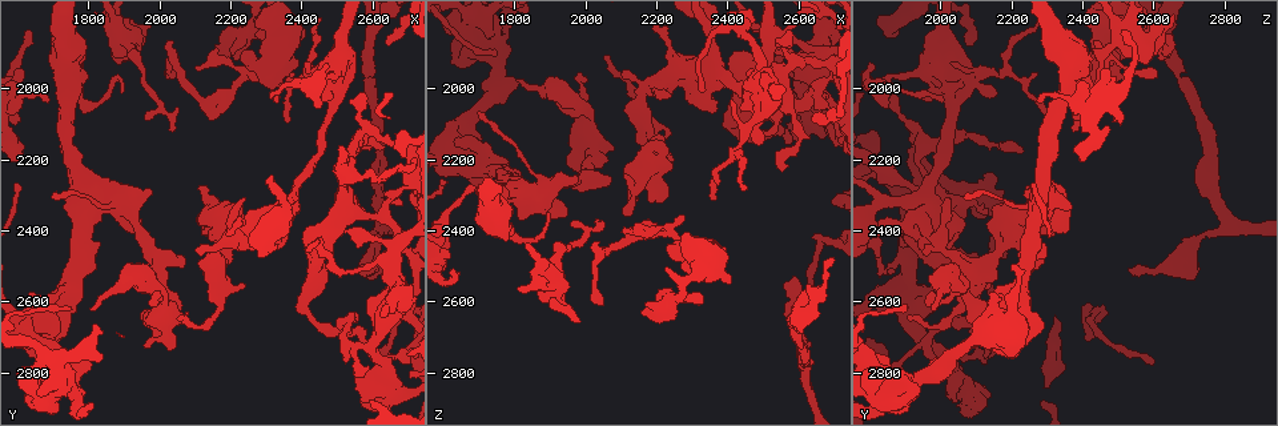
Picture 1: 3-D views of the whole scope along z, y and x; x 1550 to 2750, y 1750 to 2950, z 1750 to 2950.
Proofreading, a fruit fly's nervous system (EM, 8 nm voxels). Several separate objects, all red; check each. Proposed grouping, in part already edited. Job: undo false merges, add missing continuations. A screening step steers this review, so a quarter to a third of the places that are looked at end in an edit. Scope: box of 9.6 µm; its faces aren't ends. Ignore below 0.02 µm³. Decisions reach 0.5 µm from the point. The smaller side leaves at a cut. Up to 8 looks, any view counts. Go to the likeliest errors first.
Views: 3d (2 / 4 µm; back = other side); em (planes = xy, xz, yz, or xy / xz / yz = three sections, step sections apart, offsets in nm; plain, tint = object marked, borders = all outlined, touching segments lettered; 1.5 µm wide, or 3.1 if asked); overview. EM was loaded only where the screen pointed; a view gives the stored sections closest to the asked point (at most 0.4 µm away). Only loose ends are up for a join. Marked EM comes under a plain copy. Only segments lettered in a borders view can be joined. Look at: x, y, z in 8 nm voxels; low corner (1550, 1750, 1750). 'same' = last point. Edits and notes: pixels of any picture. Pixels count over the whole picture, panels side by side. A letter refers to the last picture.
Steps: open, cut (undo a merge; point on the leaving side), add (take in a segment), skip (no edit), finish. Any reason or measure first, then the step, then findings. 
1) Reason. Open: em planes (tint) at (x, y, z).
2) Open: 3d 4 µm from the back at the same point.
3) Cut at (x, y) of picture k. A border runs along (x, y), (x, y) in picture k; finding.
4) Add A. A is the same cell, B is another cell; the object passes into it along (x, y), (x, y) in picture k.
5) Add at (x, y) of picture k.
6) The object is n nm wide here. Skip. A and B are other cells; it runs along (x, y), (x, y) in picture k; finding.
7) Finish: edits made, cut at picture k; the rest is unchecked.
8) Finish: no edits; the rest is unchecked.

Free end. Open: em planes (borders) at (2650, 1870, 2080).

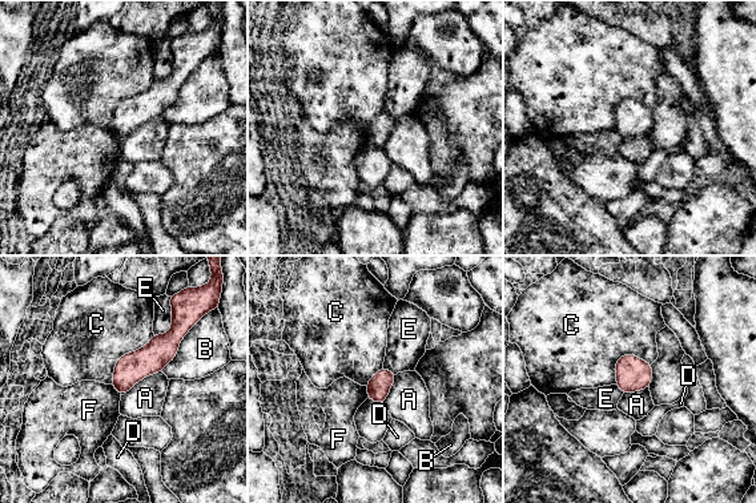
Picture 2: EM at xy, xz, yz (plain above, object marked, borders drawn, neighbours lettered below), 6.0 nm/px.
Skip. A, B, C, D, E and F are other cells; a border runs along (161, 370), (144, 377), (121, 395) in picture 2; no lettered segment goes on from it.

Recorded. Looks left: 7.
Branch stops here. Open: em planes (borders) at (1690, 2030, 2270).

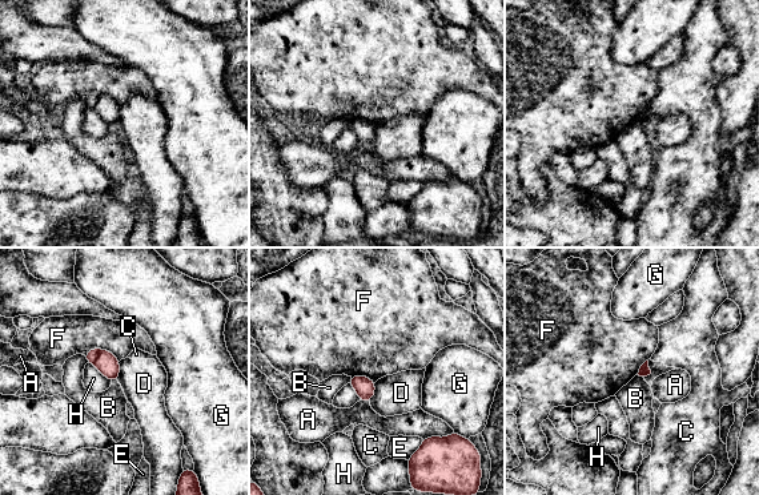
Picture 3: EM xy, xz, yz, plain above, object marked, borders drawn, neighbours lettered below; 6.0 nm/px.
The object is 70 nm wide here. Skip. A, B, C, D, E, F, G and H are other cells; a border runs along (84, 353), (107, 349), (119, 361) in picture 3; no lettered segment goes on from it.

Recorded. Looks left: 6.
An open end. Open: 3d 2 µm at (2550, 2180, 2230).

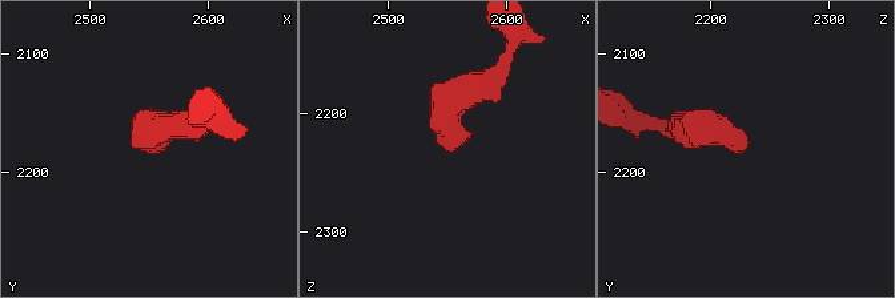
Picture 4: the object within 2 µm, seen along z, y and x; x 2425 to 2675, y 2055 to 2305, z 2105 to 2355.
Open: em yz step 8 (borders) at (2552, 2180, 2232).

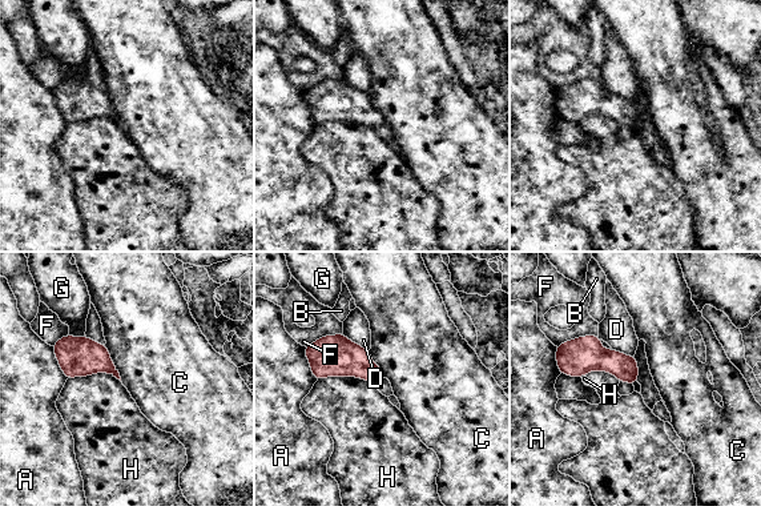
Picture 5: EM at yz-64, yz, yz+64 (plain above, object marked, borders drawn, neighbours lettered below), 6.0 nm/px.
Skip. A, B, C, D, F, G and H are other cells; no lettered segment goes on from it.

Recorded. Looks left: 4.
Finish: no edits; the rest is unchecked.

